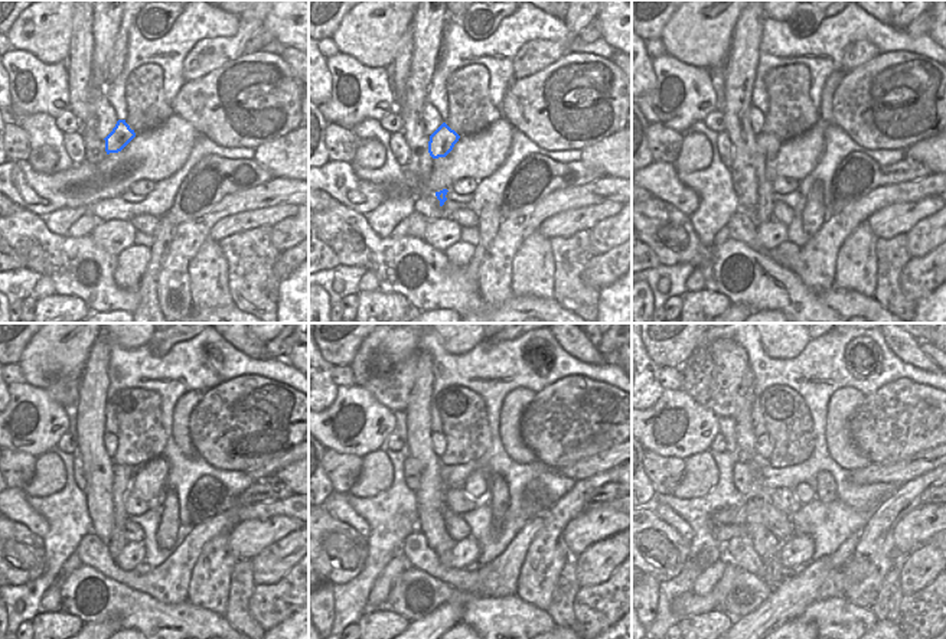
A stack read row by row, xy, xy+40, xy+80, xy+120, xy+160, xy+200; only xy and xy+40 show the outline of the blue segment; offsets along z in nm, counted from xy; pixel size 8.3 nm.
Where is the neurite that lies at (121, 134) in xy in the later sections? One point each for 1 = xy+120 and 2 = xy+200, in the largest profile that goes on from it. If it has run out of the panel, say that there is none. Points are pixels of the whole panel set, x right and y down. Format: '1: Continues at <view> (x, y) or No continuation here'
1: Continues at xy+120 (121, 486)
2: Continues at xy+200 (773, 571).

